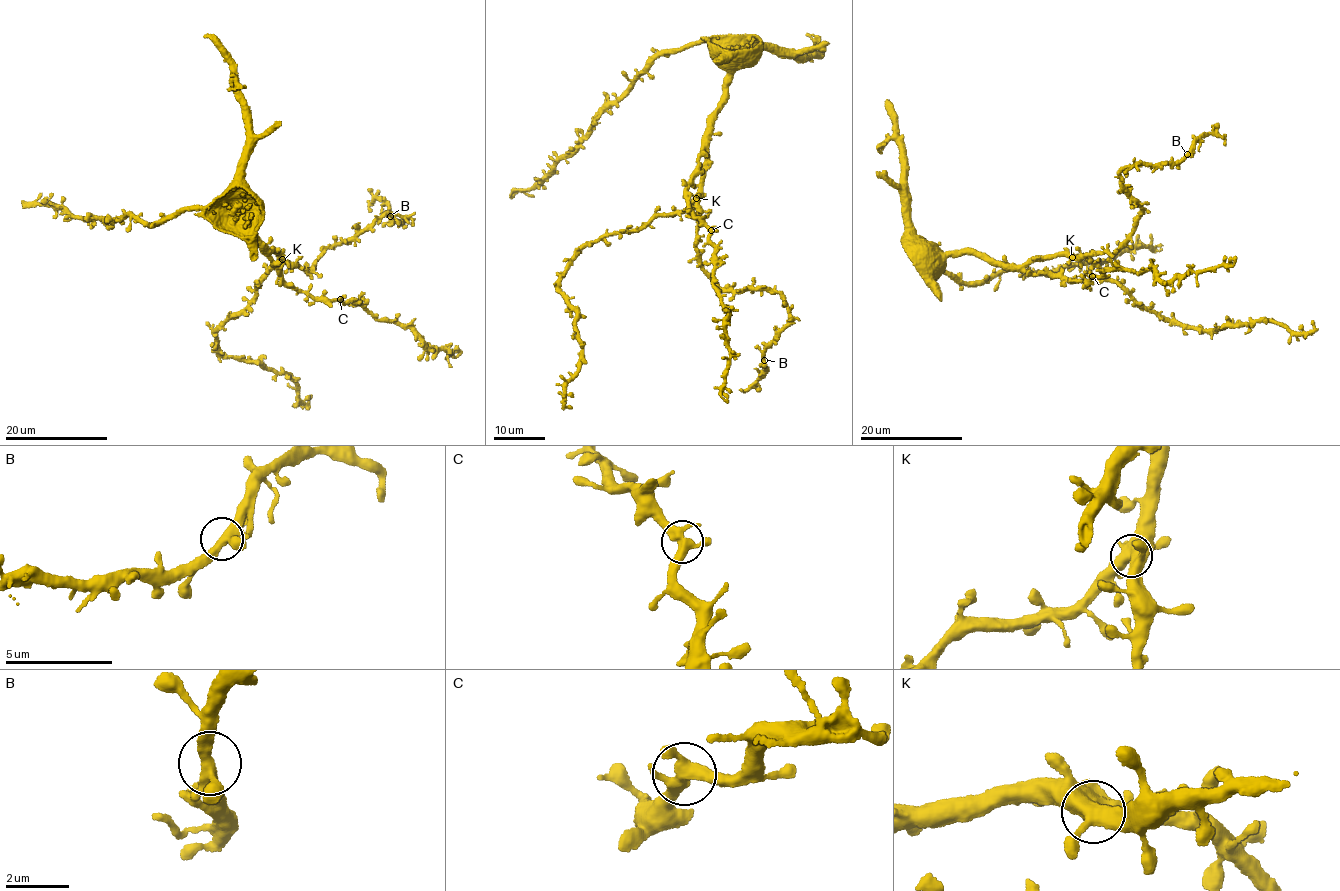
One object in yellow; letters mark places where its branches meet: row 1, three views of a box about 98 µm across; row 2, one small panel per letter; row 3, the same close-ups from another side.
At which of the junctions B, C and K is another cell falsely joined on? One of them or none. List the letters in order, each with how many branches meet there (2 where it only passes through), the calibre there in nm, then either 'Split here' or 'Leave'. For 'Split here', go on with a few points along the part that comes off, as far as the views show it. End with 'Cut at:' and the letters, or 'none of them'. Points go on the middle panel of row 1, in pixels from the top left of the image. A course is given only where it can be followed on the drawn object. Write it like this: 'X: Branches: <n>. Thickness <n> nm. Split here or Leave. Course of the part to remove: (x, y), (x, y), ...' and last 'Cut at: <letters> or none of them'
B: Branches: 4. Thickness 360 nm. Leave
C: Branches: 4. Thickness 400 nm. Leave
K: Branches: 4. Thickness 550 nm. Leave
Cut at: none of them

